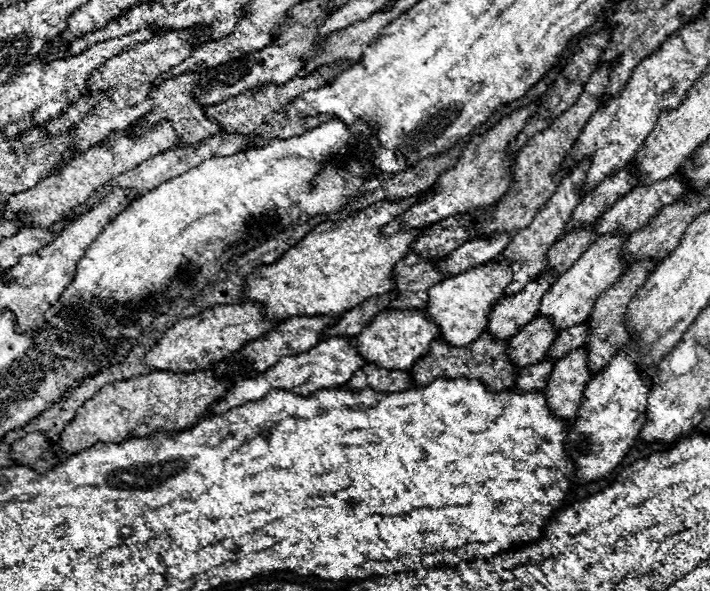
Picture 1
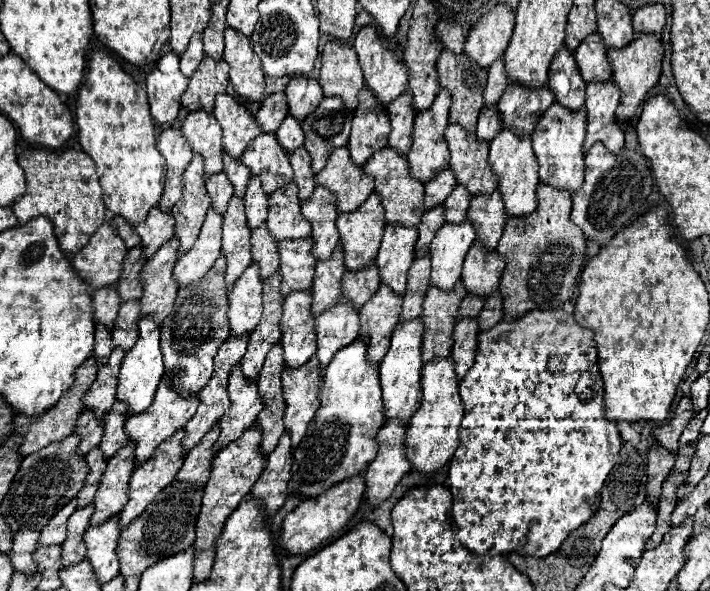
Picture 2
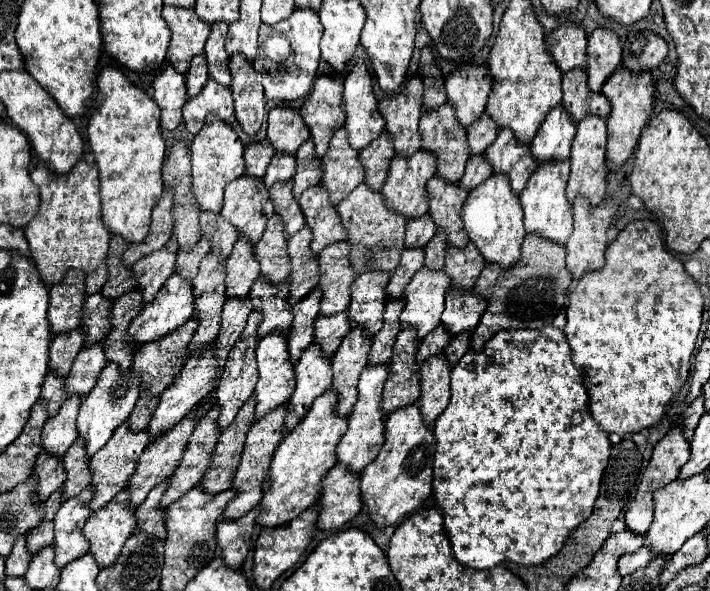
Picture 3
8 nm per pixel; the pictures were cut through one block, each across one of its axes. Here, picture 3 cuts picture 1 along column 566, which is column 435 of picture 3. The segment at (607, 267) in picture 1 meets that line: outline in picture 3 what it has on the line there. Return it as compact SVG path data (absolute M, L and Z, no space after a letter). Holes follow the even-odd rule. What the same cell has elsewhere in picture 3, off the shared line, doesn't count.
M422 268L414 274L412 282L404 290L406 308L400 314L402 326L414 326L418 340L440 326L444 312L444 294L450 286L450 276L444 270Z

